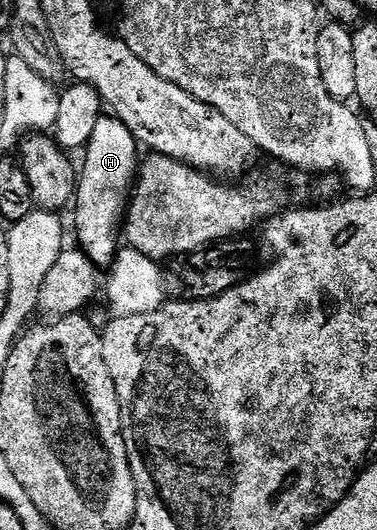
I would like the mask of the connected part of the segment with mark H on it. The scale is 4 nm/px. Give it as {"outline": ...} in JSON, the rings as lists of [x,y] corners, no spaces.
{"outline":[[[103,116],[98,119],[89,142],[84,147],[86,163],[81,163],[78,175],[78,192],[74,222],[78,225],[78,242],[88,257],[99,268],[113,267],[120,249],[120,227],[124,222],[124,211],[131,201],[132,191],[140,167],[140,143],[117,116]]]}

